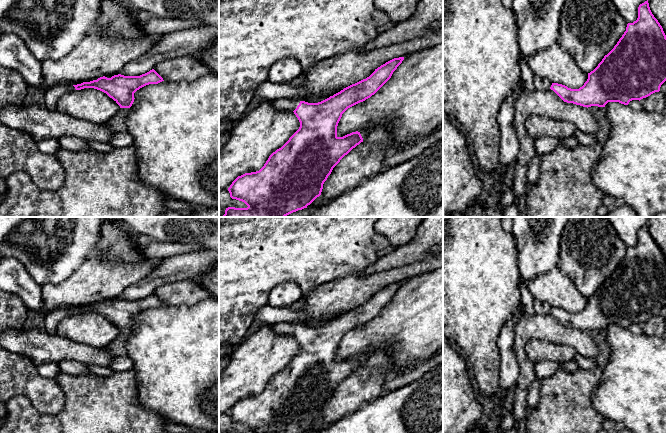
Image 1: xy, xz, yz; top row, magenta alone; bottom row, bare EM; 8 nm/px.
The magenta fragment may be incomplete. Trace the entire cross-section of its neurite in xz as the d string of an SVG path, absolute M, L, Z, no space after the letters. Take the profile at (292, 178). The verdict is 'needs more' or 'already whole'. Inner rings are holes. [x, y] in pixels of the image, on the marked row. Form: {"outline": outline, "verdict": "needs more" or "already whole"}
{"outline": "M399 57L386 62L366 79L318 103L285 98L272 100L275 108L293 111L300 122L300 127L281 148L269 156L259 171L245 173L232 182L228 188L230 197L244 202L248 207L228 207L222 217L286 217L307 208L321 195L323 184L333 168L353 148L363 142L358 131L343 137L337 136L337 126L342 114L348 108L374 95L391 78L403 60L404 57Z", "verdict": "needs more"}

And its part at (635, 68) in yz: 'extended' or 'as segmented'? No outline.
as segmented

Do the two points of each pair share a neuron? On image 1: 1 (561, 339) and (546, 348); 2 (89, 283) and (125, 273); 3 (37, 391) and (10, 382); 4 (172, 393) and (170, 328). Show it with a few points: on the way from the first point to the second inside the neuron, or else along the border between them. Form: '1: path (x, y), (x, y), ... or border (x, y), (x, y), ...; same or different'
1: border (531, 339), (547, 339), (571, 346), (576, 351); different
2: path (98, 278), (110, 278), (116, 275); same
3: path (30, 384), (28, 382), (17, 382); same
4: path (172, 377), (172, 347), (170, 344); same

